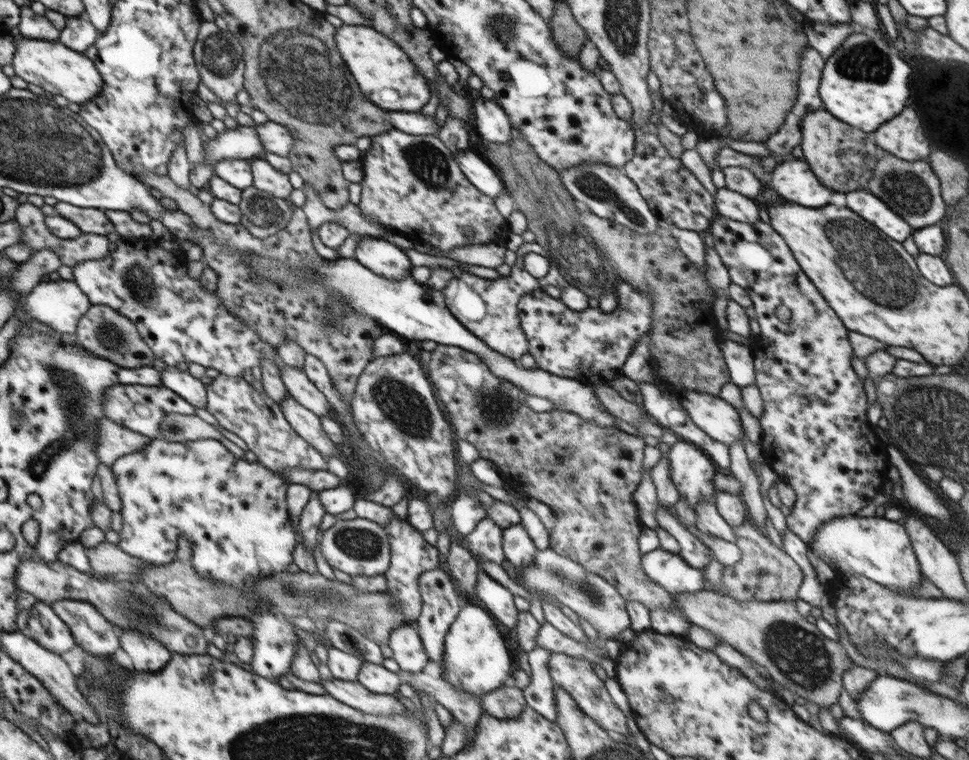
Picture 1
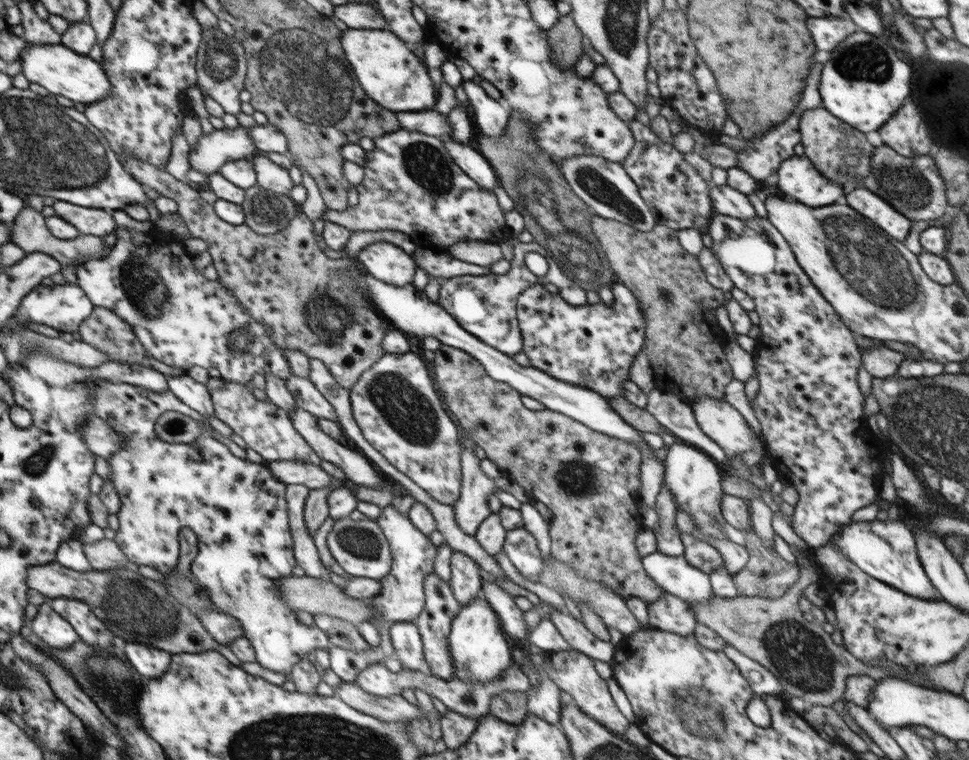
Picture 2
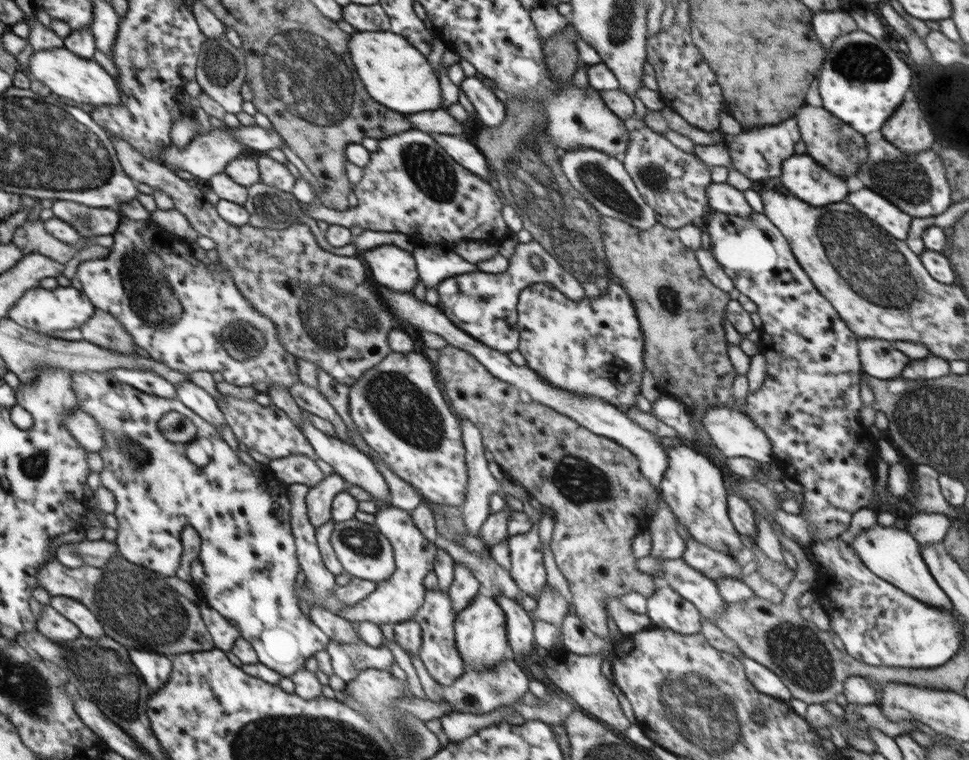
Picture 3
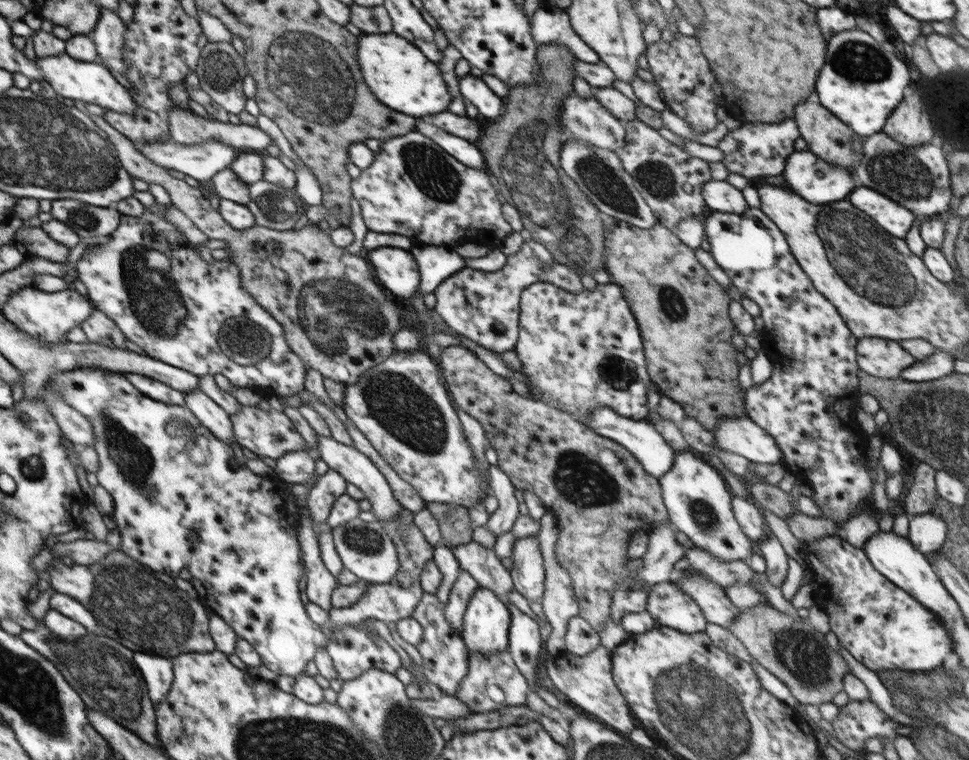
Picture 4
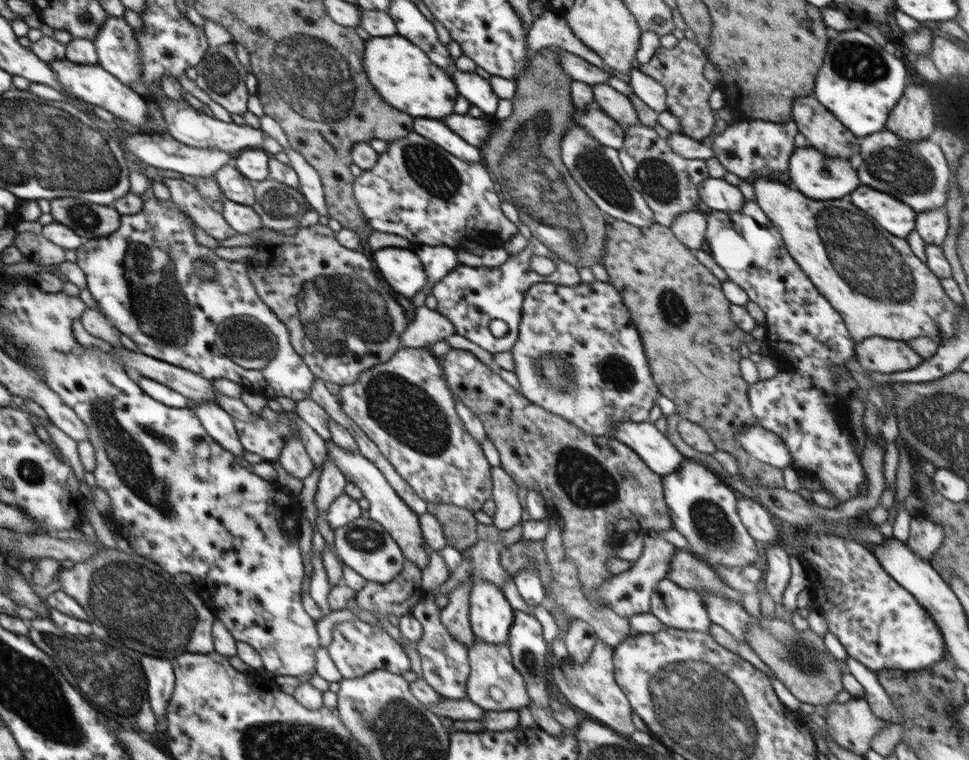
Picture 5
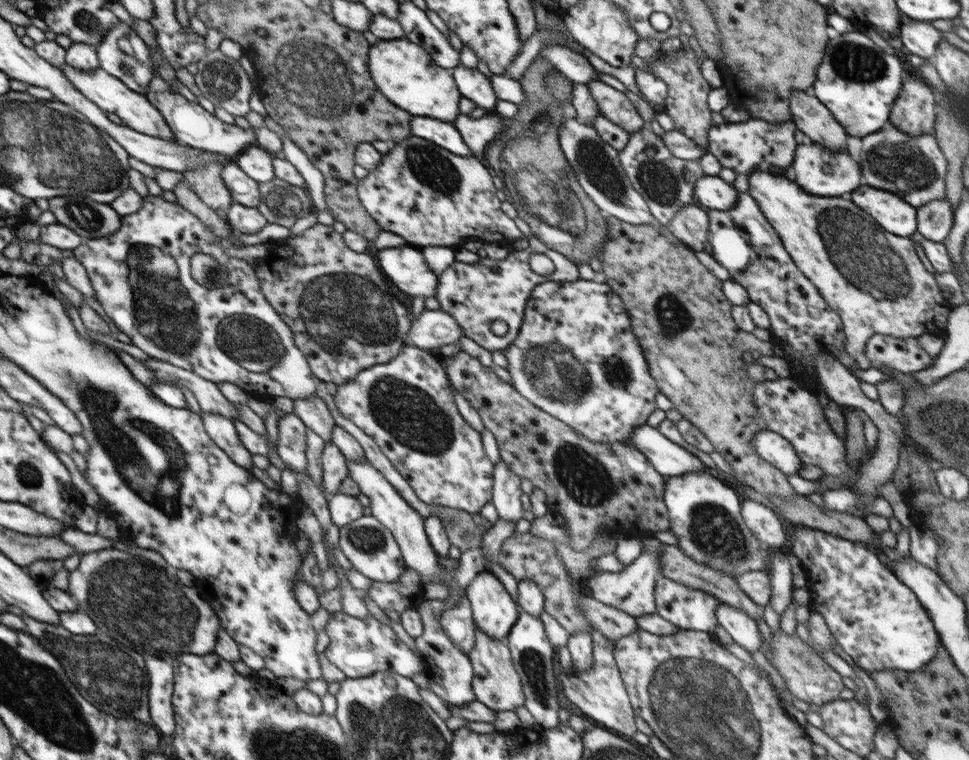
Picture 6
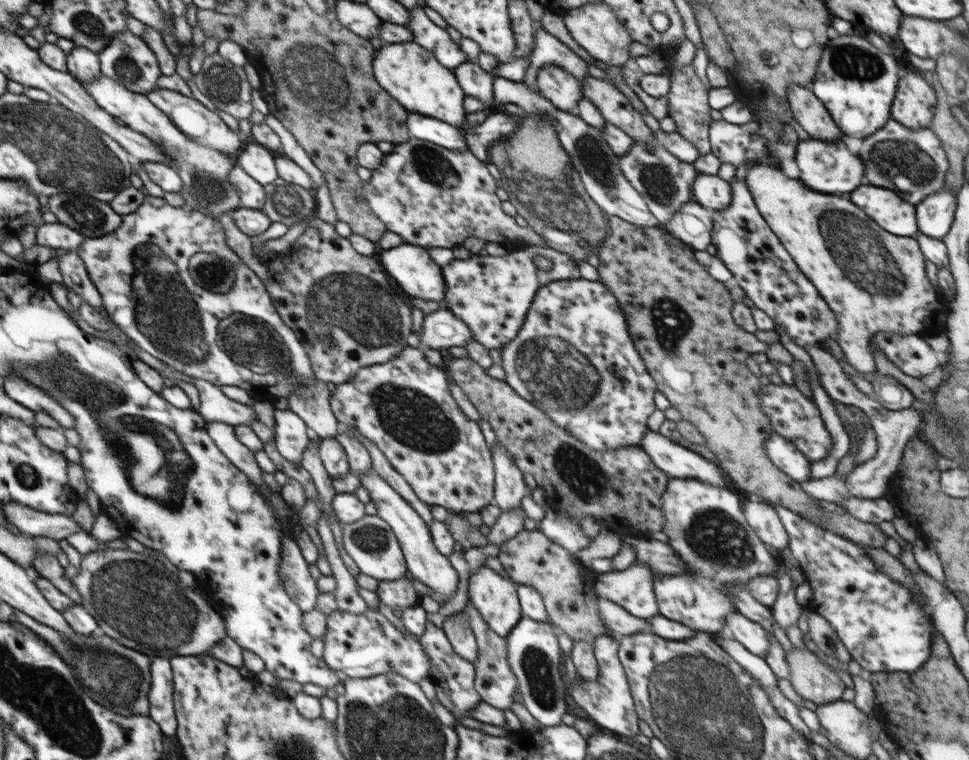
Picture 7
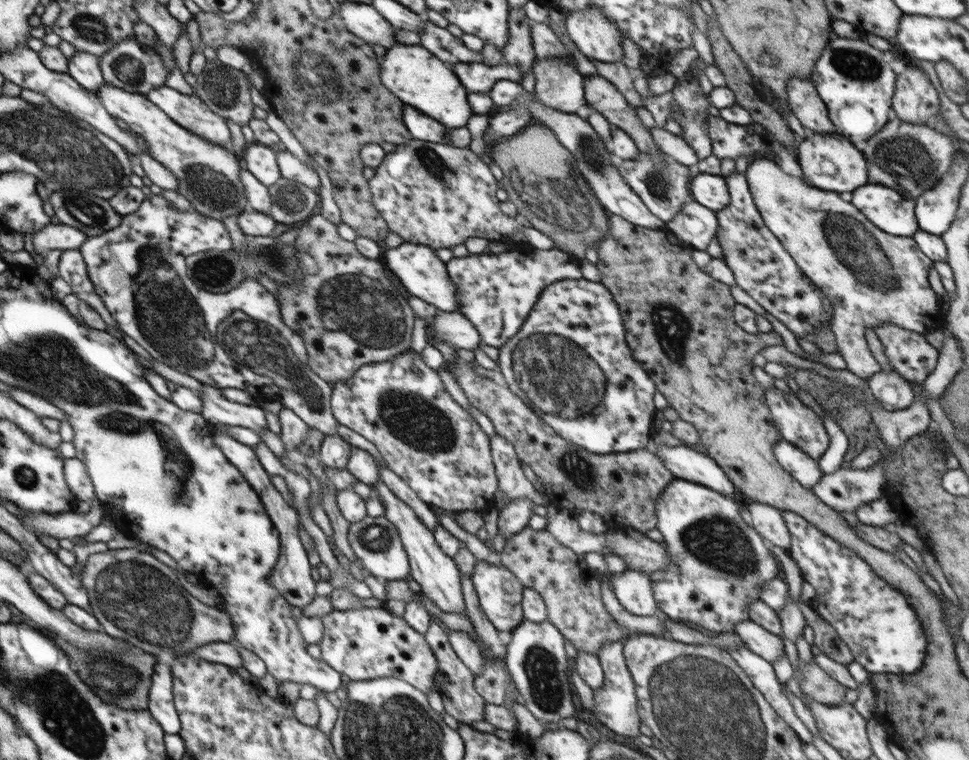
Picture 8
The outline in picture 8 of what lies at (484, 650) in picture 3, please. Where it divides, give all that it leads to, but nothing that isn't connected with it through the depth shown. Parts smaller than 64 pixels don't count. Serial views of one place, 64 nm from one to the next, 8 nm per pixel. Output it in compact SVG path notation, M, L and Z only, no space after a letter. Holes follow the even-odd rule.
M477 561L471 577L480 608L486 618L504 637L510 635L523 622L522 595L524 586L504 566L494 566L486 561Z

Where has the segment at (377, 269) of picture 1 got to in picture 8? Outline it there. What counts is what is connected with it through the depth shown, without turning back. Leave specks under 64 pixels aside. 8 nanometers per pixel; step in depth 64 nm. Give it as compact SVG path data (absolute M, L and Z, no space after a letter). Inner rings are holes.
M405 241L400 246L388 249L383 256L383 262L398 276L411 295L421 298L439 310L446 312L459 310L461 304L457 299L457 286L450 278L445 262L442 262L433 248Z

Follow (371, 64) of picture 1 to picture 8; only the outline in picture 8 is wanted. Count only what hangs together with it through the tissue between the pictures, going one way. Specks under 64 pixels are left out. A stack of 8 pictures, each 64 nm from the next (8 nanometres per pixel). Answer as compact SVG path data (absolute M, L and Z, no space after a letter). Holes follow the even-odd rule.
M421 44L403 45L386 48L386 55L378 64L380 82L391 94L406 106L426 114L446 127L466 127L473 112L468 104L470 94L458 80L456 74L442 59L434 56Z

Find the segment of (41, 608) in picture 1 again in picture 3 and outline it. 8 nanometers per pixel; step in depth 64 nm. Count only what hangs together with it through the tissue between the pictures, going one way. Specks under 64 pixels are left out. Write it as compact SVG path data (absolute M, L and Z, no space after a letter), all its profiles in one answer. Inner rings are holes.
M46 605L41 616L37 618L36 630L44 636L61 644L67 640L76 640L81 637L80 630L76 624L62 617L53 606Z

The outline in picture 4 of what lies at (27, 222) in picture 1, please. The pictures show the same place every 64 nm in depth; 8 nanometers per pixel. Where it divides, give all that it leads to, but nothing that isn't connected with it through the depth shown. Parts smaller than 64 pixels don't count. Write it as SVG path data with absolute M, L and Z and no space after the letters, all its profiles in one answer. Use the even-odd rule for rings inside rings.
M23 226L22 230L16 231L12 245L24 254L26 259L36 256L56 263L68 262L70 250L59 242L56 244L40 228L24 228Z

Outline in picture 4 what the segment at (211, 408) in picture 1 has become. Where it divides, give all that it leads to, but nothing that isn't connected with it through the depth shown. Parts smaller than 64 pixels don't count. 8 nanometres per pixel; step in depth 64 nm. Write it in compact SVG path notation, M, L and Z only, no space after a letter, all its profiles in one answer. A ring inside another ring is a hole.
M242 405L237 414L230 414L233 424L233 431L237 444L248 448L259 456L268 456L268 458L280 458L286 451L303 450L309 453L306 441L302 435L295 429L295 424L284 412L270 409L266 412L258 406Z

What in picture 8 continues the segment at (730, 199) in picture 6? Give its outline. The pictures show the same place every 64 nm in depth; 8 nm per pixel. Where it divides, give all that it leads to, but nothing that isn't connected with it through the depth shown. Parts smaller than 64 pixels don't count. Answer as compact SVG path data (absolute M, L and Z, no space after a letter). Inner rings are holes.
M696 172L689 181L689 189L695 202L714 212L729 205L729 188L722 175Z

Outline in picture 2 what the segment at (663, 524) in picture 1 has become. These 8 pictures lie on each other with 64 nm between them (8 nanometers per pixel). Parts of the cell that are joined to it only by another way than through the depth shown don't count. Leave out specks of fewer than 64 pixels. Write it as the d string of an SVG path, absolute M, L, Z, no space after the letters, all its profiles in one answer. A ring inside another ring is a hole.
M676 523L675 529L679 532L684 543L684 558L687 564L693 568L698 568L706 575L712 575L716 569L724 566L724 560L722 560L718 550L712 548L706 541L695 538L691 534L682 533L678 530Z

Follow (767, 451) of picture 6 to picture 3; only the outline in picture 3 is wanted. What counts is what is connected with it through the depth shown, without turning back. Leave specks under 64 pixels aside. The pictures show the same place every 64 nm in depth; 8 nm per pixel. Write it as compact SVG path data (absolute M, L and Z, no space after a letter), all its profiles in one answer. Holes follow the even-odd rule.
M709 406L700 422L704 425L706 432L712 437L713 444L730 458L733 456L745 456L753 458L761 466L774 462L775 454L770 439L764 431L744 412L737 407Z

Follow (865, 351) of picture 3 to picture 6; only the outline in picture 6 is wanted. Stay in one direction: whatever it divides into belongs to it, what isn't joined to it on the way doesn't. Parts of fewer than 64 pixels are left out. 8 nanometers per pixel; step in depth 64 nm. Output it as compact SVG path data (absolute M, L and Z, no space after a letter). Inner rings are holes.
M885 334L871 336L864 354L870 360L871 367L879 370L880 366L885 365L904 374L920 372L933 360L920 348L916 337L901 339Z

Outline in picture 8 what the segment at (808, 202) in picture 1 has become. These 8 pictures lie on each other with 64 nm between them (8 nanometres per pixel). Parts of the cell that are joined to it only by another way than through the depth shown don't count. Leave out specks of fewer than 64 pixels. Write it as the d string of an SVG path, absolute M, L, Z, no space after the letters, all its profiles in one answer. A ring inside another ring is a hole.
M815 134L812 138L804 139L797 146L796 159L801 166L803 180L818 190L852 192L858 186L864 186L868 182L868 164L864 154L840 136Z

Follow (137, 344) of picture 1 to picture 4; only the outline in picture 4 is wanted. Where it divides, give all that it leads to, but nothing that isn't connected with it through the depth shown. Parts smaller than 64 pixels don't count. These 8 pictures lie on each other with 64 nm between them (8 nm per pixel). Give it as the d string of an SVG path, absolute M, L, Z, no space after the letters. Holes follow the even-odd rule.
M94 310L81 322L90 343L100 343L106 346L126 346L125 334L116 326L116 323L101 310Z

